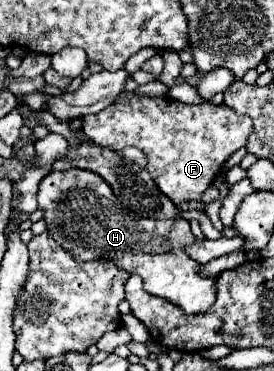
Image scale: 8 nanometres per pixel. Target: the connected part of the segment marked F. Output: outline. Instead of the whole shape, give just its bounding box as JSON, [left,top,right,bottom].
[82,90,252,204]

